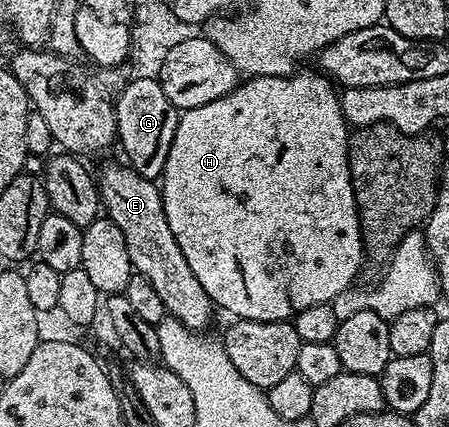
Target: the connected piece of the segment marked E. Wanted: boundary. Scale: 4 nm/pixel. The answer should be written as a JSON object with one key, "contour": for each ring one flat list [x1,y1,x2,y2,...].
{"contour":[[118,160,118,162,107,163,102,168,101,174,99,173,99,193,104,213,115,224,115,228,123,232,123,244,127,244,127,256,131,256,134,271,142,274,151,284,151,288,155,288,159,300,163,300,166,315,179,320,189,330,204,331,205,325,213,318,215,307,207,292,203,292,203,284,199,284,195,272,191,272,187,259,183,257,183,251,179,249,179,244,175,244,171,224,167,224,167,216,163,212,160,185,154,179,144,178,124,161]]}

